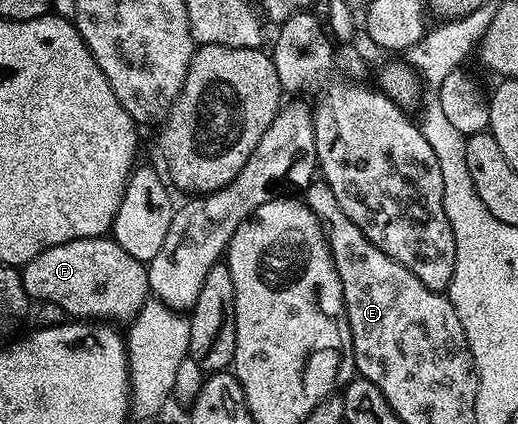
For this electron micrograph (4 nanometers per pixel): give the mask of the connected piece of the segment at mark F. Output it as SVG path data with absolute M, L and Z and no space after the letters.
M107 235L91 236L81 240L71 240L58 246L50 246L38 254L29 264L23 265L24 289L33 301L45 300L54 302L54 306L62 306L65 317L83 318L88 322L131 322L142 310L142 306L150 298L148 287L148 270L145 261L131 256L123 248L121 241Z

